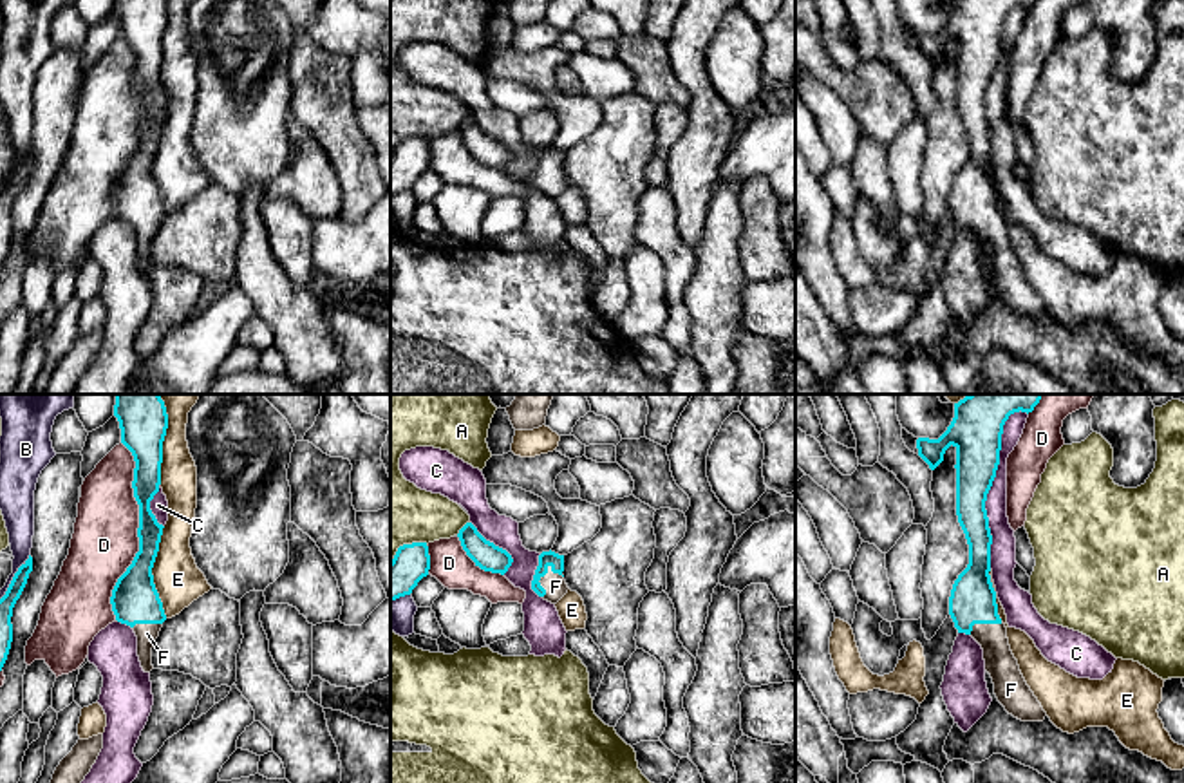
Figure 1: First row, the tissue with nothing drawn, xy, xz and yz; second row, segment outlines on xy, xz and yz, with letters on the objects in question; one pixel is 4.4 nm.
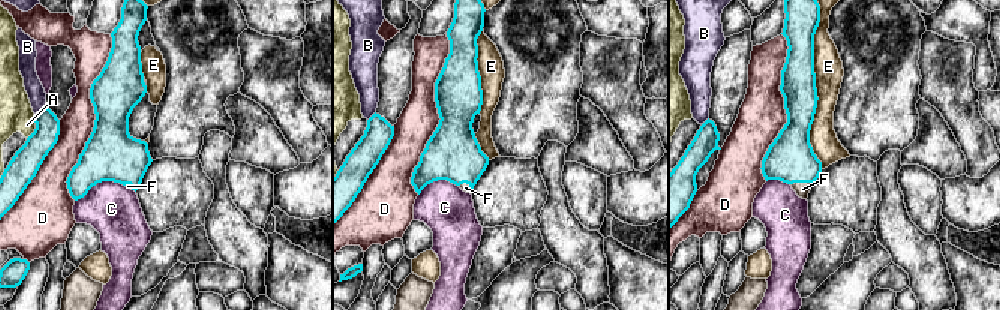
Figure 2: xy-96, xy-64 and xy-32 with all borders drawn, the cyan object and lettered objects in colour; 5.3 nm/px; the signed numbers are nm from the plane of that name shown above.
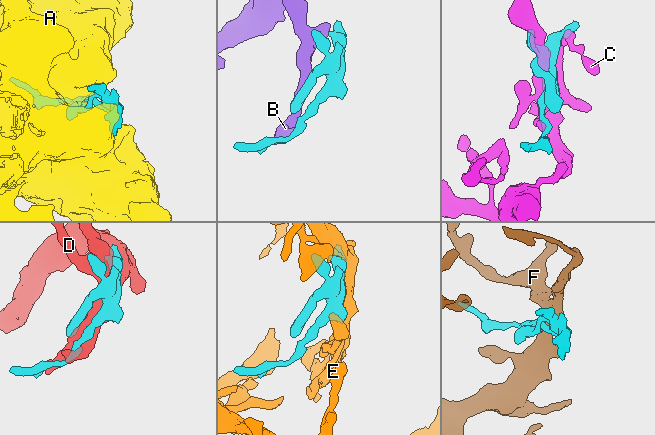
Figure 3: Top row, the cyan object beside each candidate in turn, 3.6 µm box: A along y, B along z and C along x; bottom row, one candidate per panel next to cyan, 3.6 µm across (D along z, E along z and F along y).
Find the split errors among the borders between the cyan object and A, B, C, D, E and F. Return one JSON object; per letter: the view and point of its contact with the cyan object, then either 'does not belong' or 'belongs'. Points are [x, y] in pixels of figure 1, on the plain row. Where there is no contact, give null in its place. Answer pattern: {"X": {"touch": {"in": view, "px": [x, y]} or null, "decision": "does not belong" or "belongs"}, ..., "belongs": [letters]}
{"A": {"touch": {"in": "xz", "px": [461, 123]}, "decision": "does not belong"}, "B": {"touch": {"in": "xy", "px": [13, 172]}, "decision": "does not belong"}, "C": {"touch": {"in": "yz", "px": [991, 80]}, "decision": "does not belong"}, "D": {"touch": {"in": "xy", "px": [138, 127]}, "decision": "does not belong"}, "E": {"touch": {"in": "xy", "px": [150, 167]}, "decision": "does not belong"}, "F": {"touch": {"in": "xz", "px": [539, 174]}, "decision": "belongs"}, "belongs": ["F"]}

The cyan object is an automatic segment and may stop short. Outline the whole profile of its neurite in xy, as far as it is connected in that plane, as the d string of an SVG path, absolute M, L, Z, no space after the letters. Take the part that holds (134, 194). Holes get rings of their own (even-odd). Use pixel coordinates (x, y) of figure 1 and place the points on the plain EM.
M114 0L114 11L119 16L121 38L136 56L132 83L139 99L139 146L117 174L110 199L116 215L134 224L141 262L150 268L152 242L166 215L152 170L164 121L152 108L150 96L161 80L168 9L164 0Z

